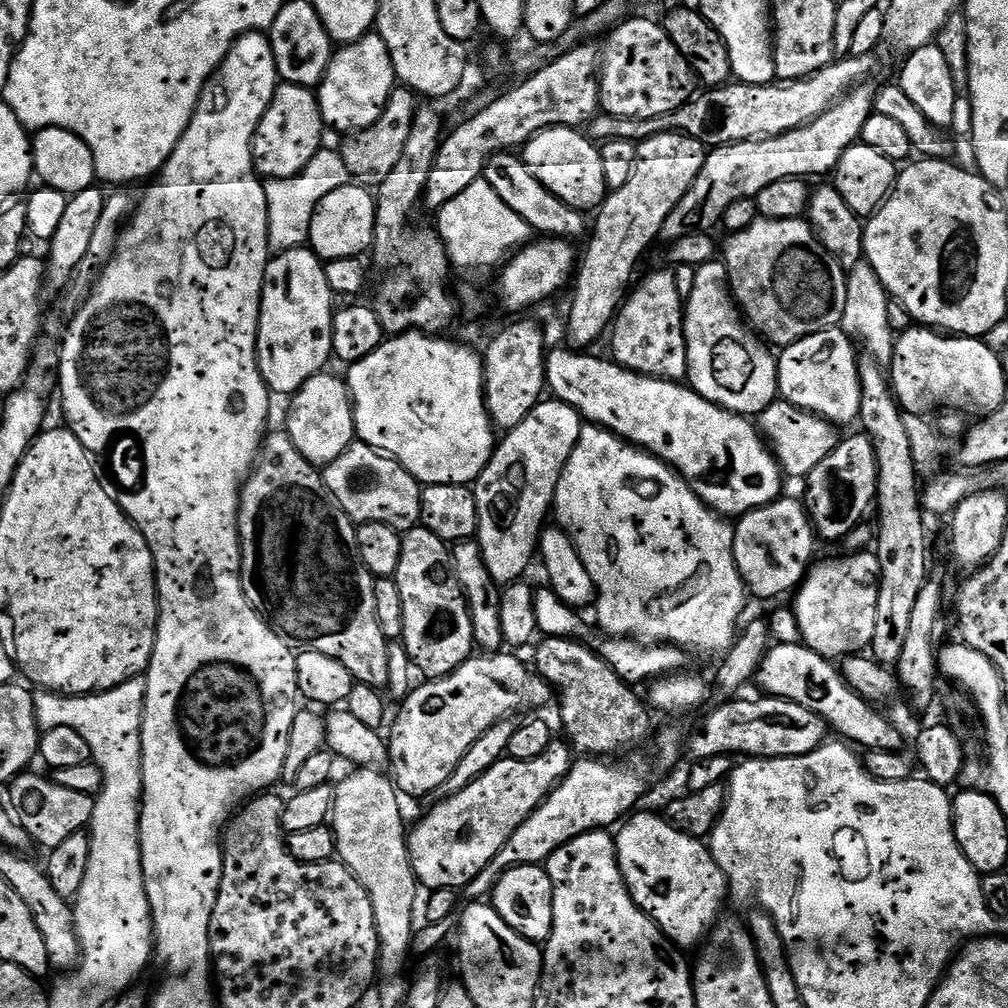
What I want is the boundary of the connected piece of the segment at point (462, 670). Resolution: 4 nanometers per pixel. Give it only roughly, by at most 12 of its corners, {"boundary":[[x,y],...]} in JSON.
{"boundary":[[516,656],[413,687],[387,737],[405,797],[440,792],[490,726],[553,703]]}

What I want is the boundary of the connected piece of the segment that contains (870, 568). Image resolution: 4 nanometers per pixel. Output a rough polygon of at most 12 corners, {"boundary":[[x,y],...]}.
{"boundary":[[875,551],[813,563],[795,589],[800,638],[825,658],[874,638]]}

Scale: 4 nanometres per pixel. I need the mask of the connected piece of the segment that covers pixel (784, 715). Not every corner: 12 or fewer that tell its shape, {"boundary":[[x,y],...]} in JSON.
{"boundary":[[798,702],[717,703],[687,737],[693,761],[790,758],[829,739]]}

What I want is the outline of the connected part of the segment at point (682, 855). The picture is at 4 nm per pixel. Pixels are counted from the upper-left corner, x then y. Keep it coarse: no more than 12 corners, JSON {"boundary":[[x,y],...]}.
{"boundary":[[629,815],[616,861],[677,948],[717,923],[728,880],[703,839]]}

